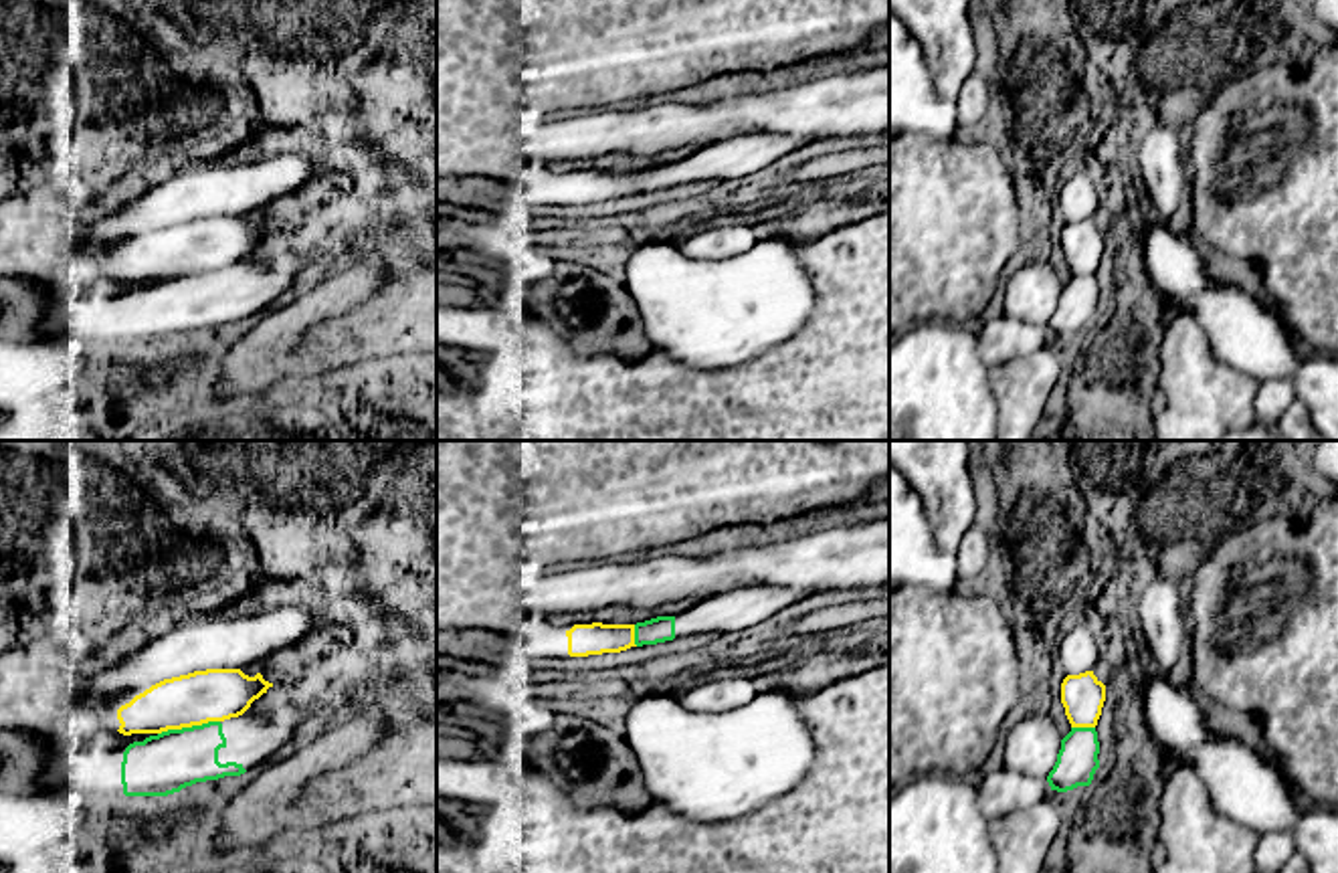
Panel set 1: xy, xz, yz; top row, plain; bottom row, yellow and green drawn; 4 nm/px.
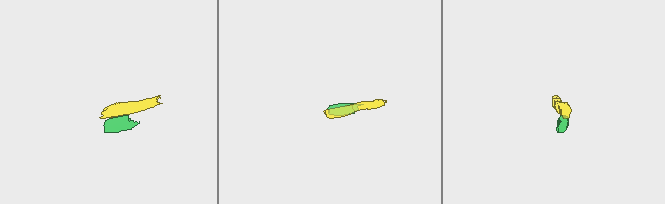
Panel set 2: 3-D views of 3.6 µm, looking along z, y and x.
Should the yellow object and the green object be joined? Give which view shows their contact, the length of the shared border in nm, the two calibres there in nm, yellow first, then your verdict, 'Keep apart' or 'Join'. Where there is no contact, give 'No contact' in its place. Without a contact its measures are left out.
Touches yellow in xy. Shared border 260 nm. Thickness 200 nm (yellow) against 240 nm. Keep apart

